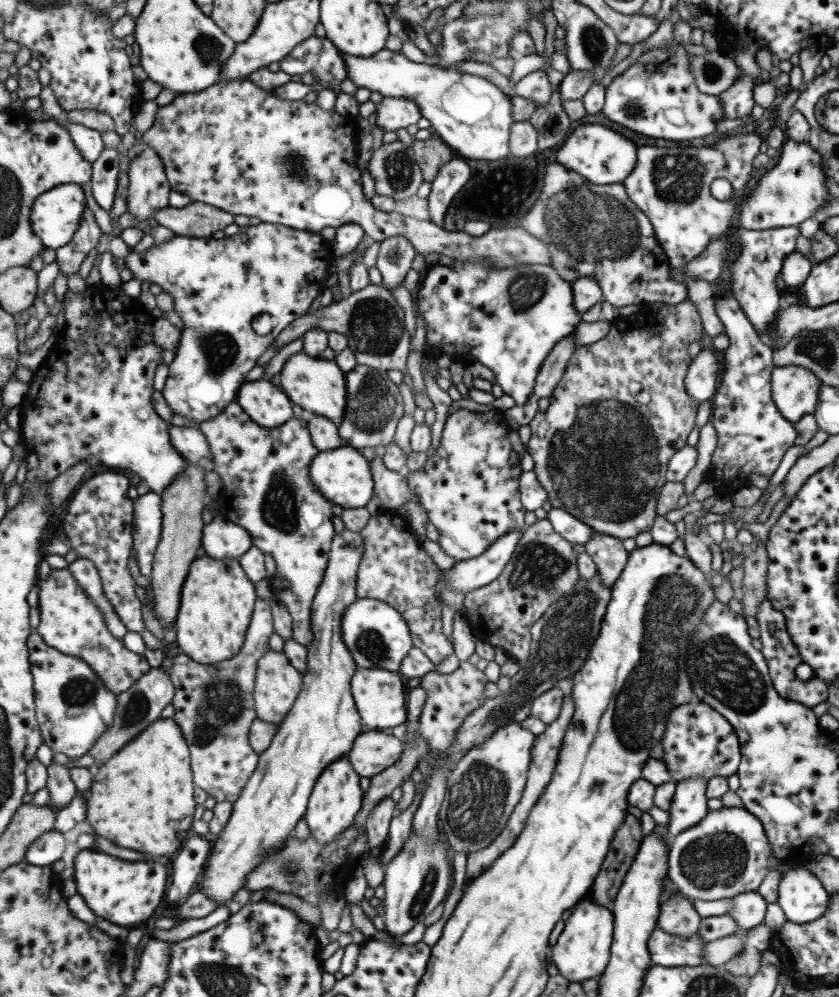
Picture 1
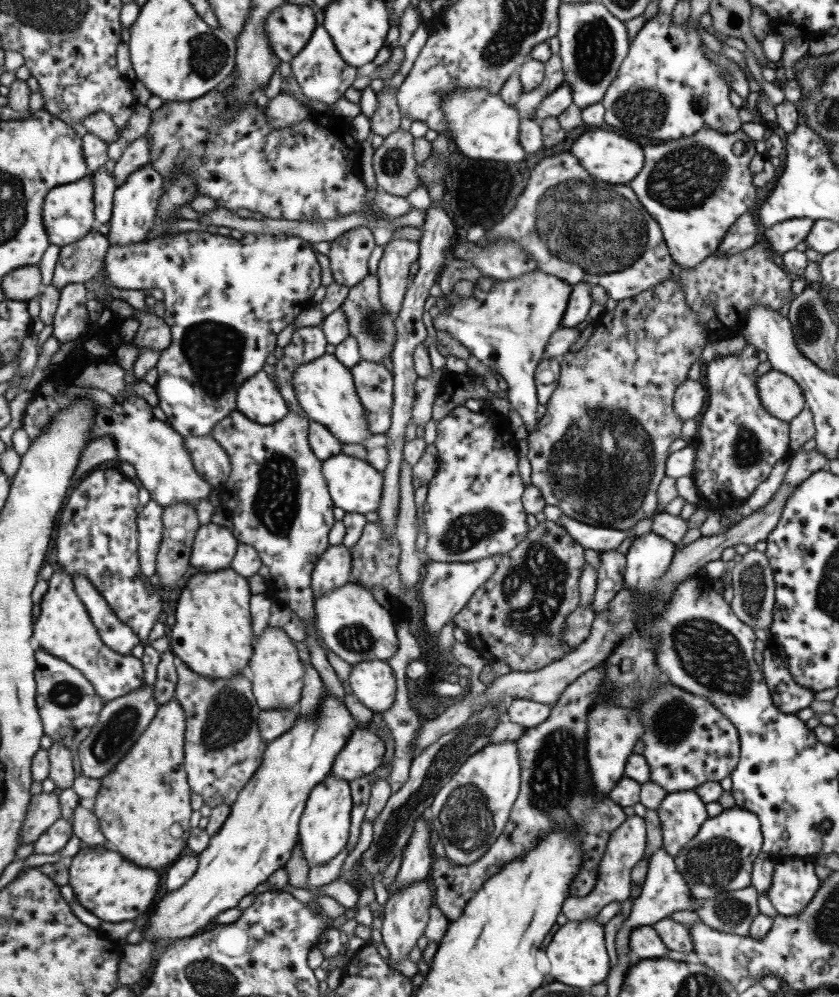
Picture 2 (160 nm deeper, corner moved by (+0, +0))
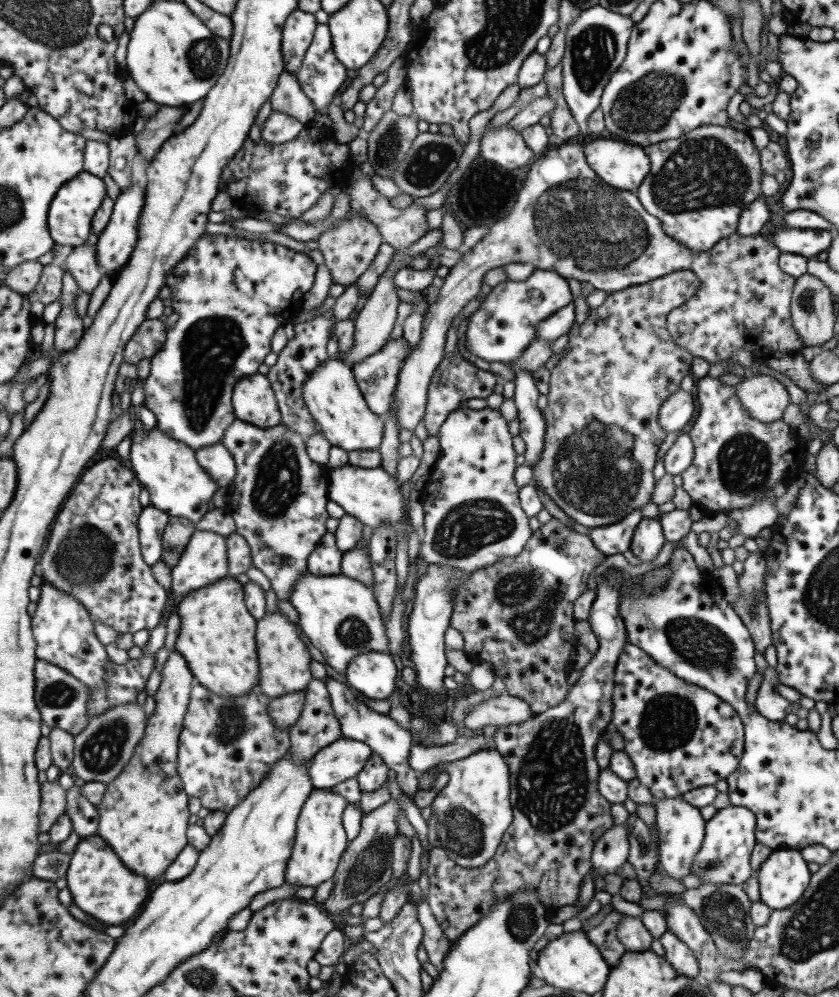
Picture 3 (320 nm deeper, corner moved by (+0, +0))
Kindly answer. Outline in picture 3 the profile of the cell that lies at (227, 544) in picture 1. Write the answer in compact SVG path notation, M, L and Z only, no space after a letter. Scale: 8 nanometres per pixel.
M198 531L180 558L180 565L172 569L172 593L184 598L194 590L203 589L228 576L227 555L228 544L223 536L218 536L212 531Z

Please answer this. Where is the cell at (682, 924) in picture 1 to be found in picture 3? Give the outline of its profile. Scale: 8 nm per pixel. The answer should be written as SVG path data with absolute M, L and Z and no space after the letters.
M665 929L657 938L663 947L662 957L679 973L687 977L698 977L698 962L693 953L674 934Z

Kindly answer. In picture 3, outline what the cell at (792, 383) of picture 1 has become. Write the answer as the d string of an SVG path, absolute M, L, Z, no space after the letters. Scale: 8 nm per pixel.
M746 375L734 386L734 390L742 409L753 419L769 424L779 423L784 408L790 403L785 387L770 375Z

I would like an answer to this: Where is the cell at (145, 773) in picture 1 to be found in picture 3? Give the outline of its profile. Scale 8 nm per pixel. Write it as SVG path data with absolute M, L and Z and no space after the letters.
M177 651L170 652L161 671L162 681L155 697L156 709L149 717L145 736L137 745L137 749L125 770L108 785L103 802L97 805L100 812L99 834L125 858L125 864L137 874L145 874L145 878L159 878L177 860L181 851L189 844L187 828L189 828L190 796L185 792L179 771L179 739L183 721L191 702L192 688L197 682L193 671L189 668L184 656Z

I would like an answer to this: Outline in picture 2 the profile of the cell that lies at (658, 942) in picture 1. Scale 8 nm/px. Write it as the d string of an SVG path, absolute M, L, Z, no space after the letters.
M652 925L636 926L628 933L628 948L639 959L665 957L668 948L661 942Z

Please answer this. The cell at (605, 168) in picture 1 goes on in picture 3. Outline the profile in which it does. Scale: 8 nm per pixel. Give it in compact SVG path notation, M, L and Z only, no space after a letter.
M602 135L582 147L589 169L613 188L634 193L648 174L649 160L642 147L609 135Z

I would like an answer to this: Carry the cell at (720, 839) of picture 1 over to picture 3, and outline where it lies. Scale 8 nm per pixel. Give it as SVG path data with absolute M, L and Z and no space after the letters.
M729 805L717 809L713 816L705 821L704 839L701 841L697 854L690 864L690 874L701 878L701 883L710 885L740 885L749 877L753 876L753 870L749 867L749 854L756 843L754 814L745 807Z

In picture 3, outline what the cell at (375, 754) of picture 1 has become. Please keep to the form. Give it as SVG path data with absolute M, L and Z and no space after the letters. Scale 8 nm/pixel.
M339 737L331 741L308 759L311 787L329 789L345 780L356 779L370 752L370 748L358 740Z

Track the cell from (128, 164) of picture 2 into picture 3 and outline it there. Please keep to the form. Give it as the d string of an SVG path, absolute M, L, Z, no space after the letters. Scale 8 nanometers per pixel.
M159 106L156 114L147 119L143 132L136 136L138 155L143 155L147 162L153 161L160 148L174 135L176 124L187 111L187 107Z

